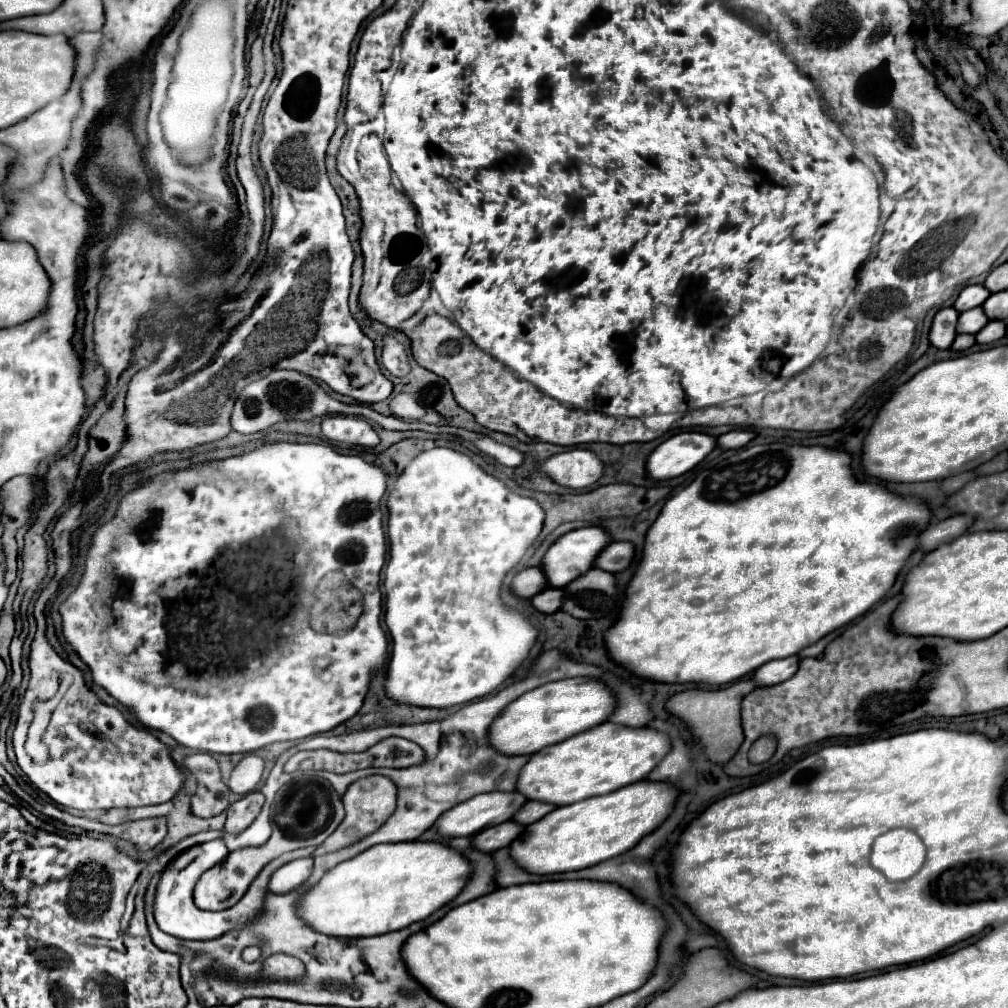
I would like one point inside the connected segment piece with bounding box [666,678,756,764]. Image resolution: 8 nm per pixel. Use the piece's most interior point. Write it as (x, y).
(714, 715)

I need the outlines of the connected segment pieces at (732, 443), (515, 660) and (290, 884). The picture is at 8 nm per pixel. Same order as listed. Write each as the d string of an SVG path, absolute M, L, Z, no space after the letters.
M732 430L732 432L722 434L718 438L718 446L722 446L722 448L742 448L752 438L754 438L754 432L748 432L748 430Z
M432 448L432 450L420 452L404 468L404 472L398 476L392 492L386 498L386 508L388 508L387 538L390 546L390 557L385 566L383 583L383 594L386 602L384 622L386 622L388 632L392 636L392 656L390 656L386 682L384 682L386 696L390 700L394 700L396 704L408 704L408 706L418 706L418 708L452 708L456 704L466 704L466 702L472 702L474 698L482 698L482 696L492 694L500 684L504 684L510 676L516 674L516 670L530 656L530 650L538 640L538 628L524 614L520 614L514 608L508 608L500 600L500 586L502 586L504 576L524 558L528 548L534 546L534 542L538 540L538 536L542 532L542 524L544 524L542 506L534 498L516 494L512 488L508 488L504 482L500 482L492 474L486 474L466 454L456 452L452 448Z
M302 858L302 860L294 860L288 866L282 866L274 872L274 876L270 878L270 892L274 894L286 894L292 892L294 888L302 886L310 874L312 874L312 858Z

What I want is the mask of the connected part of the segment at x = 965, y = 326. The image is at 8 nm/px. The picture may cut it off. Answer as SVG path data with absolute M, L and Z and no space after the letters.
M978 306L974 310L966 310L960 314L958 318L958 334L978 334L988 322L988 316L984 314L984 310Z

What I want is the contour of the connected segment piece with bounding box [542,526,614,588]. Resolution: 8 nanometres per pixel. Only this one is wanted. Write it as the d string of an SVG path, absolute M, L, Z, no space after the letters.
M586 526L586 528L572 530L568 534L560 536L550 546L550 550L546 552L546 556L542 560L542 570L546 572L548 584L554 588L564 588L568 582L580 578L582 574L586 574L588 570L594 568L594 560L598 558L598 554L602 554L602 550L606 550L606 546L612 542L614 542L614 538L602 526Z

